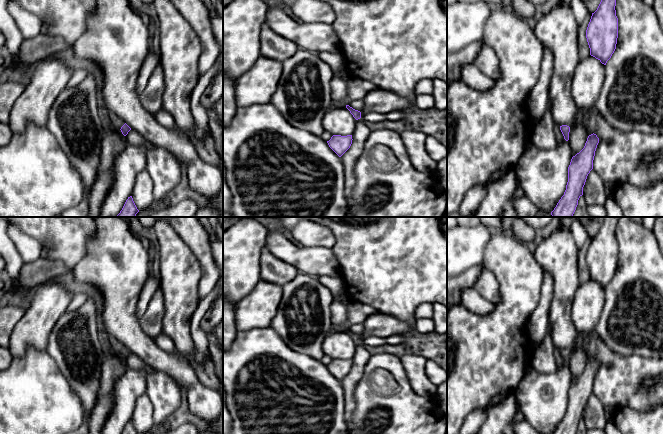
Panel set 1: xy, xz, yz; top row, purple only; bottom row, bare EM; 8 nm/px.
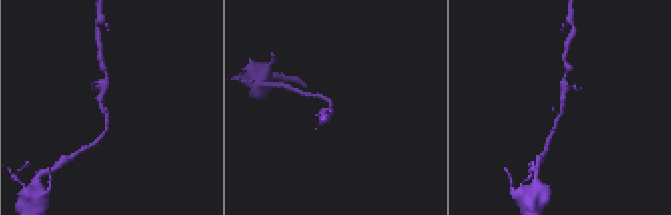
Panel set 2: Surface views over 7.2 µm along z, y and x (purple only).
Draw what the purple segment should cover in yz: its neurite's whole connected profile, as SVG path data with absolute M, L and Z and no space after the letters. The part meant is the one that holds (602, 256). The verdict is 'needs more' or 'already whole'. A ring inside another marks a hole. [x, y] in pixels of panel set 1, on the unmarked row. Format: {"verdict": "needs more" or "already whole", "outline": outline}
{"verdict": "already whole", "outline": "M604 217L597 234L592 237L586 254L590 279L606 289L616 273L618 242L616 224L620 217Z"}

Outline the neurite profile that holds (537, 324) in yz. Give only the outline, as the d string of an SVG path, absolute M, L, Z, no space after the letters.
M544 272L540 301L527 321L526 334L531 341L540 342L549 325L549 308L553 297L552 277Z

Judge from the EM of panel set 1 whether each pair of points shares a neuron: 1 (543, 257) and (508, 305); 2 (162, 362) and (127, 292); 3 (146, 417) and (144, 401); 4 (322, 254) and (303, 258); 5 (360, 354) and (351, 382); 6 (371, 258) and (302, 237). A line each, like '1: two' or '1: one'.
1: two
2: one
3: one
4: one
5: one
6: two

